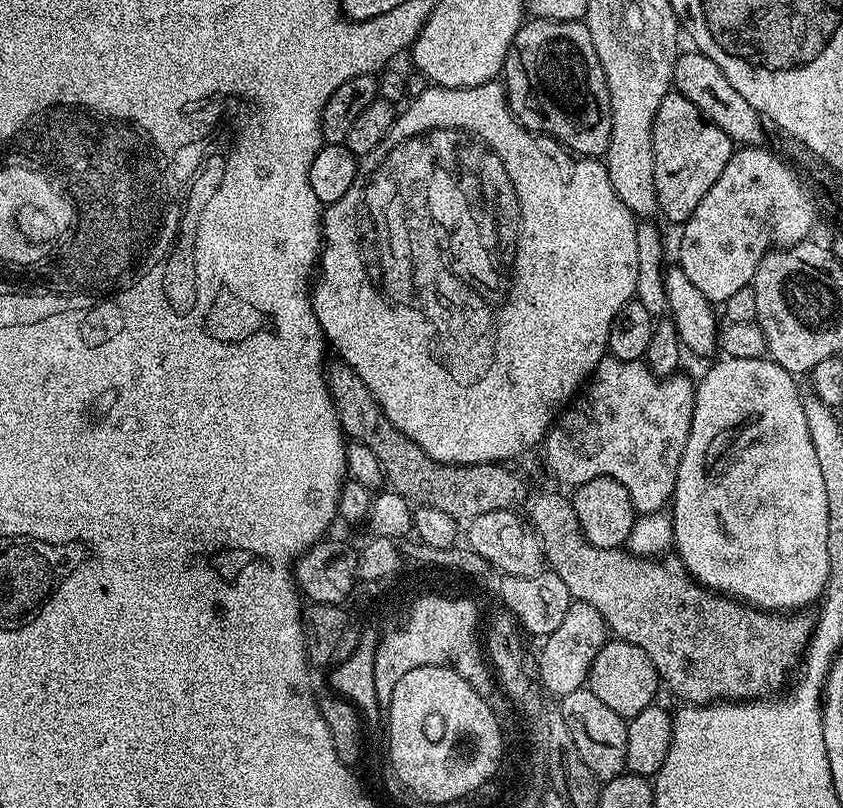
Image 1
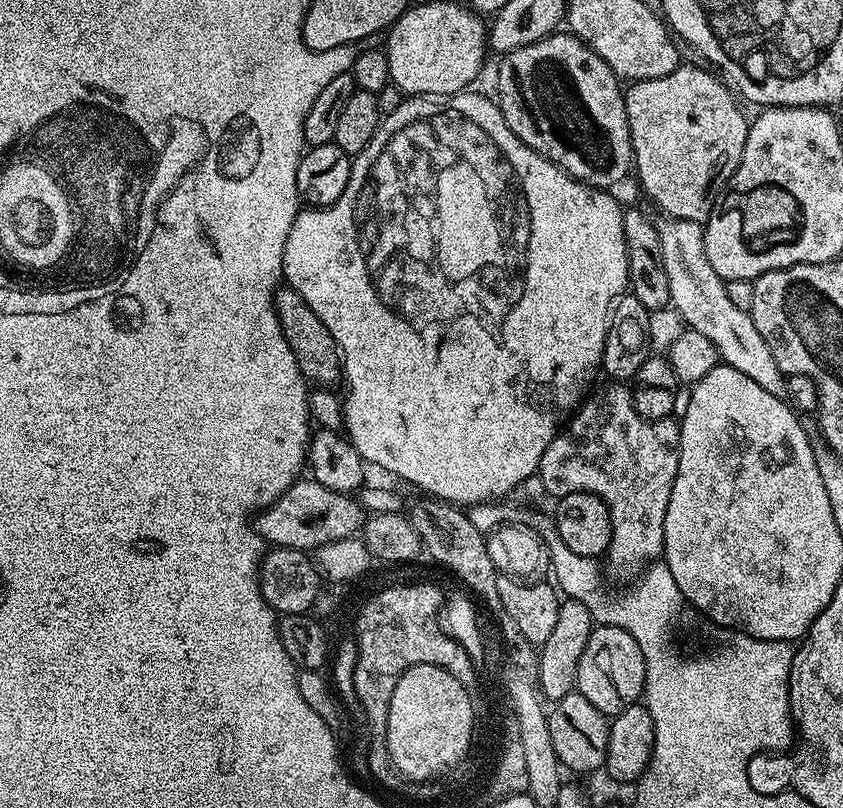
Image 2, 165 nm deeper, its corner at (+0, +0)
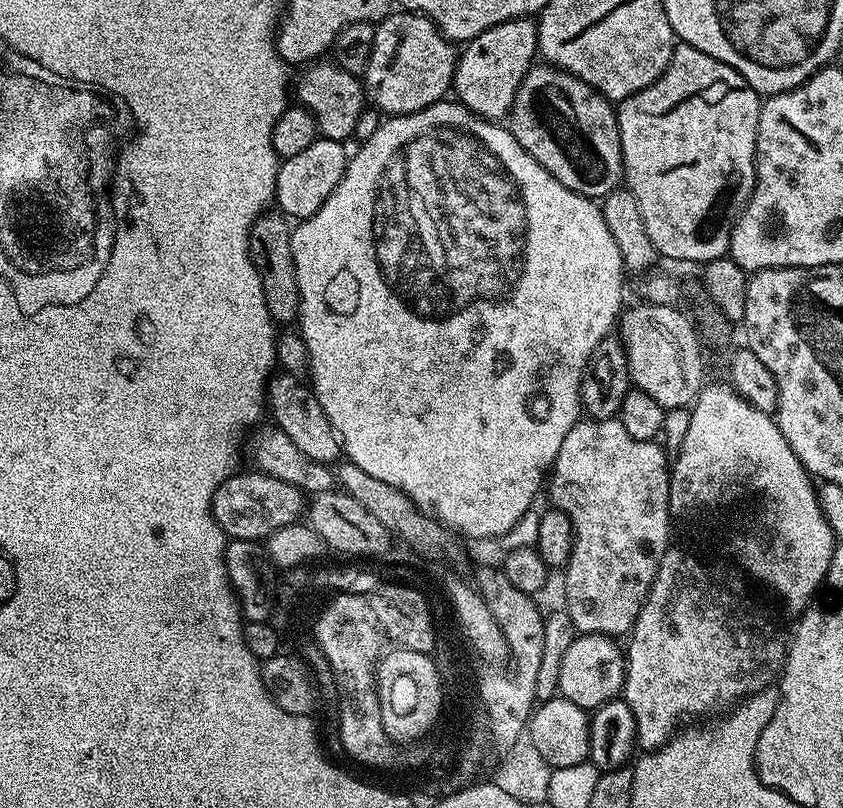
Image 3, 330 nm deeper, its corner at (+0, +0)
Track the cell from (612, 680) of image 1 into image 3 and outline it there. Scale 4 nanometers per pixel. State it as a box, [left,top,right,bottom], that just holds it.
[558,632,625,710]

